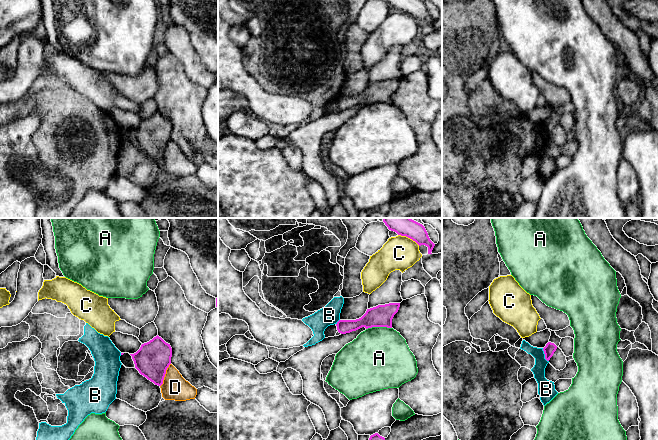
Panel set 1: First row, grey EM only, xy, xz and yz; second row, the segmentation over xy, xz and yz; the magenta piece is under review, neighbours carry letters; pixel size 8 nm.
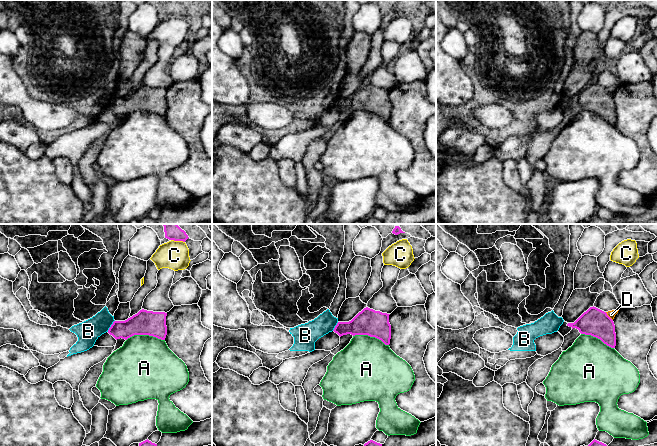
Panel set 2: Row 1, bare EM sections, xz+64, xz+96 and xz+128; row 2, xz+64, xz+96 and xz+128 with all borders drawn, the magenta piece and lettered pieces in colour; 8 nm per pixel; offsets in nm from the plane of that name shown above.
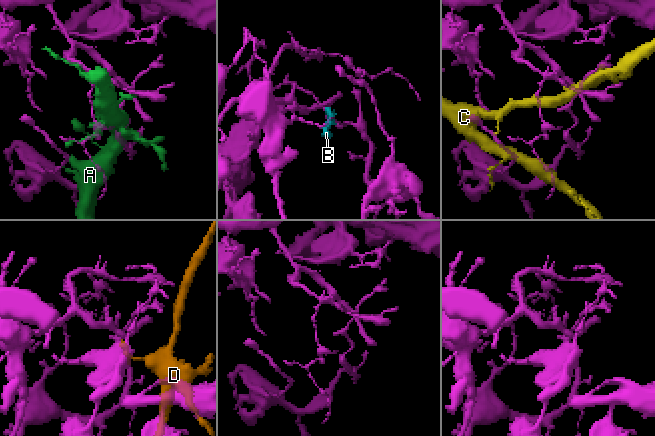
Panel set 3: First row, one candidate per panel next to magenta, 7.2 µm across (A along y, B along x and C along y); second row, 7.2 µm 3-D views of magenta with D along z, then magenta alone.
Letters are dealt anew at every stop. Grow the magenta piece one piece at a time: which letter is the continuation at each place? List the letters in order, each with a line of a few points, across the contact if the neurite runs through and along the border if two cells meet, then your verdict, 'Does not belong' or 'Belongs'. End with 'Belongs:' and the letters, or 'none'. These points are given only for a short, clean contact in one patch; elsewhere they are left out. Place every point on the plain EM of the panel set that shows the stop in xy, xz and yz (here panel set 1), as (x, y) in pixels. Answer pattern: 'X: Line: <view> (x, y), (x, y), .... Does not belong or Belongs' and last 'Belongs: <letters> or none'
A: Does not belong
B: Line: yz (542, 124), (548, 137). Does not belong
C: Does not belong
D: Does not belong
Belongs: none

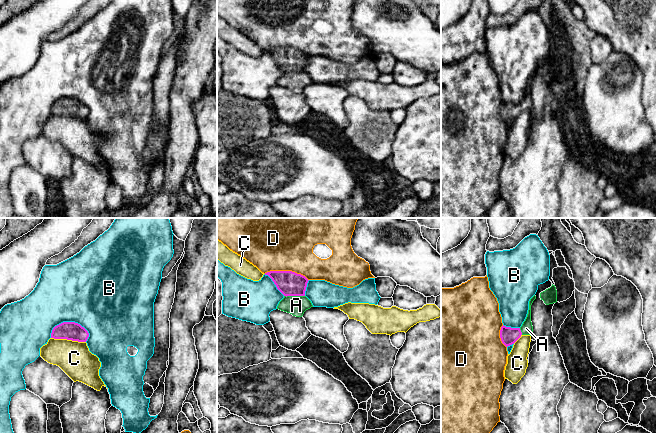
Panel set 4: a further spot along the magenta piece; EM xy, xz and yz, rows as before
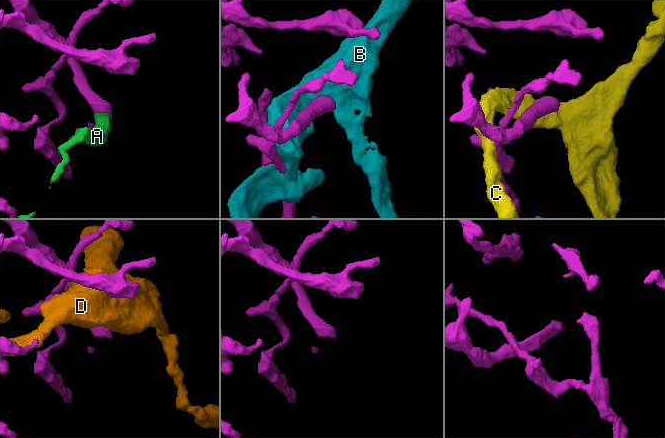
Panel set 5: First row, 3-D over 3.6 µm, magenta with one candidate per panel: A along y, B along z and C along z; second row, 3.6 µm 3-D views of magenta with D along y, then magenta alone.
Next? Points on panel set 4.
A: Line: xz (289, 59), (293, 63), (294, 71), (296, 81). Belongs
B: Does not belong
C: Does not belong
D: Does not belong
Belongs: A

